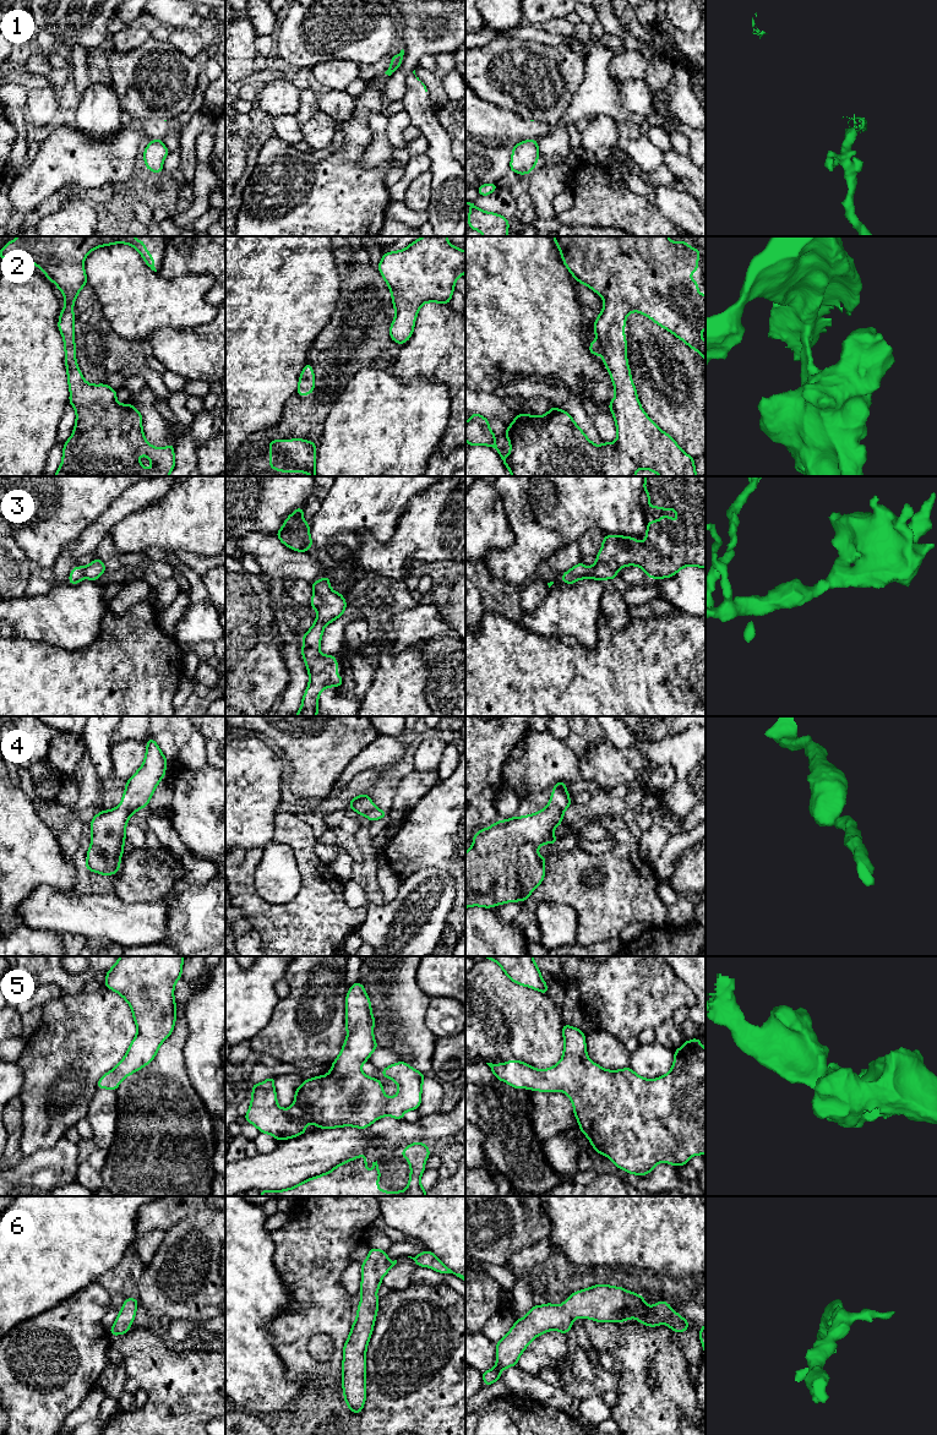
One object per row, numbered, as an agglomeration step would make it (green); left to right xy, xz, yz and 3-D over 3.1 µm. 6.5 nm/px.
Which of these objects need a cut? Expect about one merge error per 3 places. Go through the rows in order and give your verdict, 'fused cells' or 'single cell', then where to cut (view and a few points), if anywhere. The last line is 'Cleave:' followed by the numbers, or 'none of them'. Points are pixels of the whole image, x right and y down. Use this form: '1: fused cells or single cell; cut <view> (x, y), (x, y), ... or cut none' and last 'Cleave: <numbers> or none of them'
1: fused cells; cut xy (158, 140), (162, 141)
2: single cell; cut none
3: single cell; cut none
4: single cell; cut none
5: single cell; cut none
6: single cell; cut none
Cleave: 1

